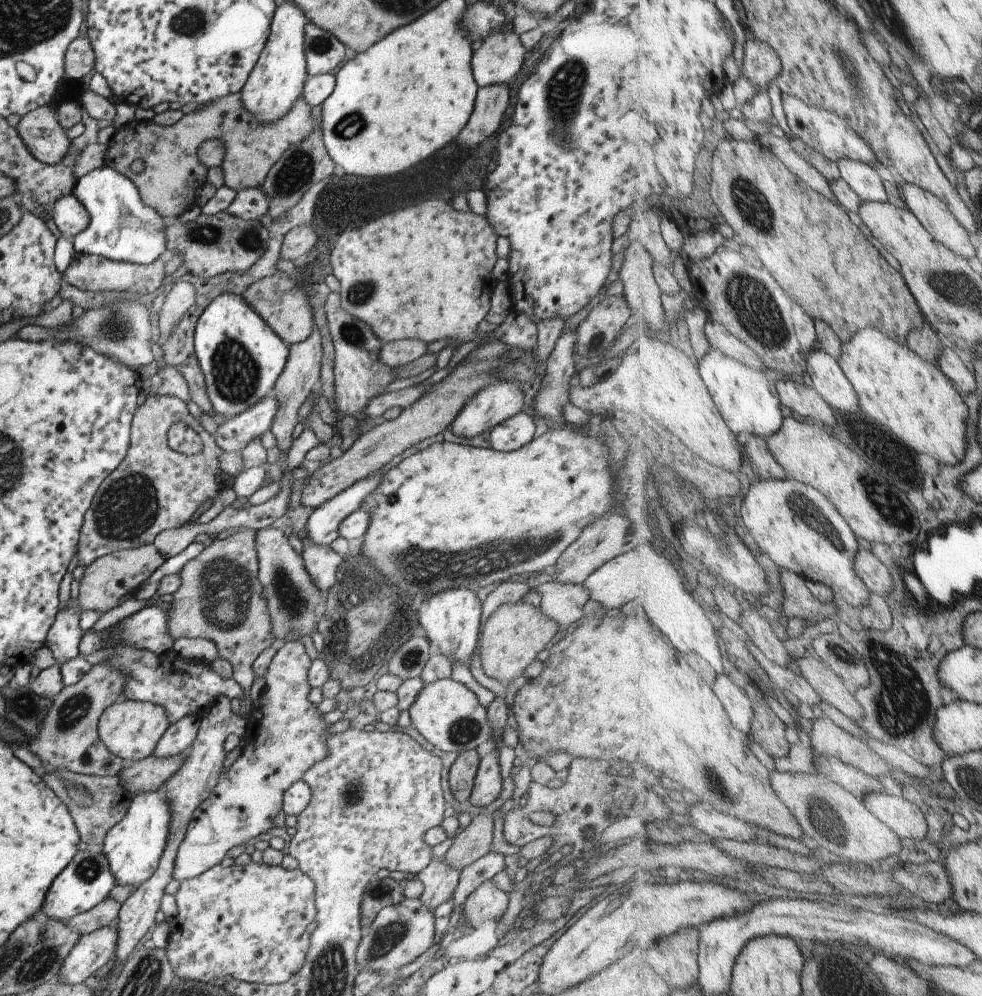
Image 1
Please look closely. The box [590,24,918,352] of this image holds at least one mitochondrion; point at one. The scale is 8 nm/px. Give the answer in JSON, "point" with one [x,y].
{"point":[852,77]}

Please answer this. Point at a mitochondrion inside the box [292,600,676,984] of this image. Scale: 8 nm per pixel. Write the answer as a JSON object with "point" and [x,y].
{"point":[384,940]}

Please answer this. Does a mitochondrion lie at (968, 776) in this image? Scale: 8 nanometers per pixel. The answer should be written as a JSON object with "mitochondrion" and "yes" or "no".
{"mitochondrion":"yes"}

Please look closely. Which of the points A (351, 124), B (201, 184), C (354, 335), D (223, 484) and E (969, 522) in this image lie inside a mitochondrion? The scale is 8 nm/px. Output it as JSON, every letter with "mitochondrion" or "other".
{"A":"mitochondrion","B":"other","C":"mitochondrion","D":"other","E":"other"}

